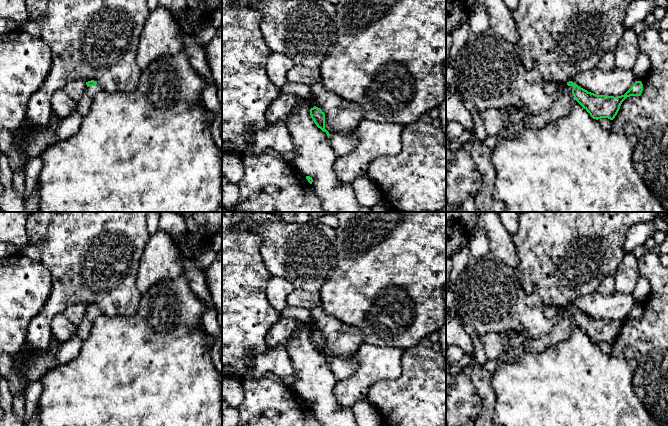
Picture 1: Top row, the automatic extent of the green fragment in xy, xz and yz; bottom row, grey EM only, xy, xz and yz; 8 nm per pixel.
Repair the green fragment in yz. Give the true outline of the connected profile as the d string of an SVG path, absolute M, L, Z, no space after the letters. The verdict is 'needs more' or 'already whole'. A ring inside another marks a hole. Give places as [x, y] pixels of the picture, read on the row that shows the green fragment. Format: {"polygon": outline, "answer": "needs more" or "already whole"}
{"polygon": "M572 81L567 82L565 93L553 102L551 107L536 115L524 116L524 124L530 129L541 129L547 124L568 115L572 102L576 100L593 119L608 118L613 120L622 102L630 96L640 96L643 91L641 81L636 81L631 88L621 96L596 95L579 87Z", "answer": "needs more"}

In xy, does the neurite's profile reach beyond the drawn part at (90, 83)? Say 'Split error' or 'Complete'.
Split error

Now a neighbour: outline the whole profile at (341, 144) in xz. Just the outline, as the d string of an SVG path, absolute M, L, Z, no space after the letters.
M355 131L348 135L332 134L329 136L330 146L337 157L344 156L351 152L357 144L357 136Z

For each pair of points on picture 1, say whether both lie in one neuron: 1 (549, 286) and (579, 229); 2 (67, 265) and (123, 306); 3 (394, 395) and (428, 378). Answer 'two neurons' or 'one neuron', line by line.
1: one neuron
2: one neuron
3: one neuron

